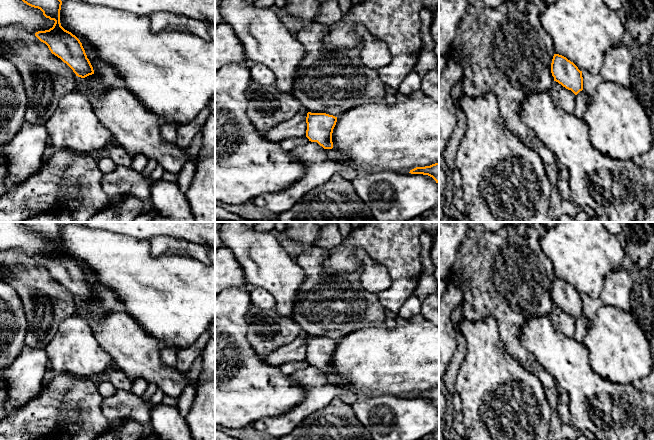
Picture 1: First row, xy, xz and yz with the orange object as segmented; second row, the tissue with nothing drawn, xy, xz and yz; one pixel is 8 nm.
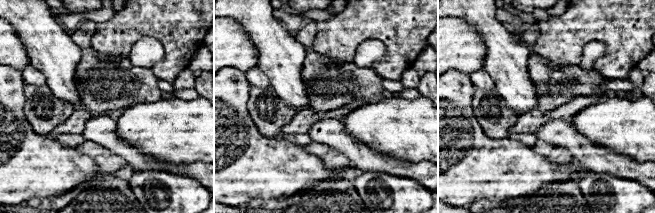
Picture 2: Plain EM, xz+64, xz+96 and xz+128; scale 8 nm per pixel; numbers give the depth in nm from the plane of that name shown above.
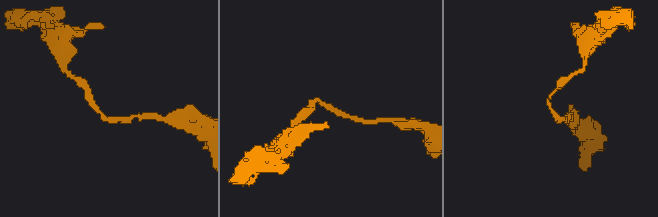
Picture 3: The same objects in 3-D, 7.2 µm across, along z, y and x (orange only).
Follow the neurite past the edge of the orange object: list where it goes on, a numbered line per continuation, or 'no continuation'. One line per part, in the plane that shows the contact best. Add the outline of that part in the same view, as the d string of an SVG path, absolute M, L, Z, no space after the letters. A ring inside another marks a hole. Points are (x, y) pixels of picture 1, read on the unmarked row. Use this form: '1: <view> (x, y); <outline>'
no continuation

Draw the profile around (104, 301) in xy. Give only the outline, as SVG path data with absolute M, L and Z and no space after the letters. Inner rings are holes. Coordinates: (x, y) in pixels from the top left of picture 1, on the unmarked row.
M86 264L82 266L87 282L89 283L94 297L85 301L88 311L97 320L103 319L108 313L116 310L124 310L123 304L116 298L113 291L103 284L97 283L95 276Z

